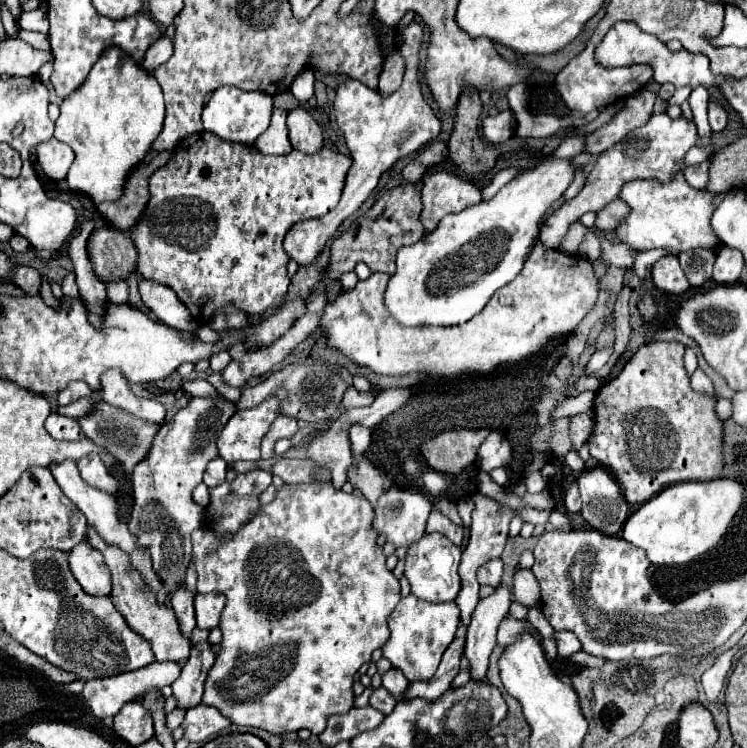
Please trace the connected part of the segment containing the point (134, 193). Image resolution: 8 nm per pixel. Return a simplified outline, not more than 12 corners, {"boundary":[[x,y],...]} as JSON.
{"boundary":[[171,151],[149,153],[127,177],[123,197],[97,207],[115,229],[139,221],[149,177]]}

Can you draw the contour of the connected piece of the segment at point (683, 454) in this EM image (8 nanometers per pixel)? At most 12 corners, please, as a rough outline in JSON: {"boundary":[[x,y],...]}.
{"boundary":[[681,343],[595,393],[589,453],[625,501],[723,471],[717,397]]}

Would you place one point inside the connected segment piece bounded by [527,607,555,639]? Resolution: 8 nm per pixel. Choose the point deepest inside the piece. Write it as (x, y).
(535, 615)

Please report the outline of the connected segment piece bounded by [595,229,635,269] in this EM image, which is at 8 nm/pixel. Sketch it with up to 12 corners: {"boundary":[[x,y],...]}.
{"boundary":[[599,229],[601,261],[621,269],[633,267],[633,253],[621,241],[609,241]]}

